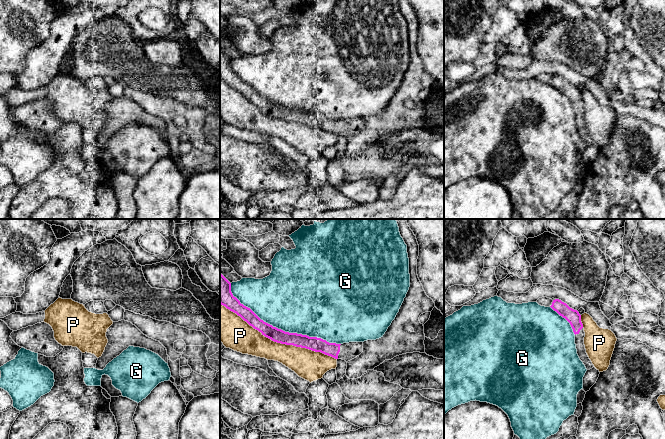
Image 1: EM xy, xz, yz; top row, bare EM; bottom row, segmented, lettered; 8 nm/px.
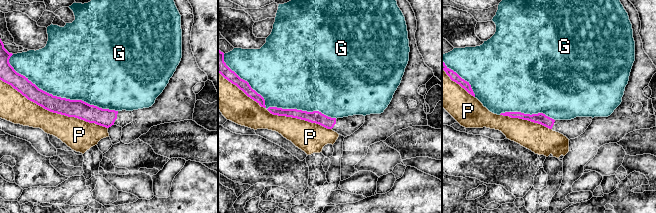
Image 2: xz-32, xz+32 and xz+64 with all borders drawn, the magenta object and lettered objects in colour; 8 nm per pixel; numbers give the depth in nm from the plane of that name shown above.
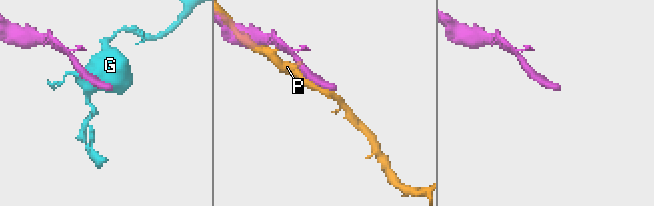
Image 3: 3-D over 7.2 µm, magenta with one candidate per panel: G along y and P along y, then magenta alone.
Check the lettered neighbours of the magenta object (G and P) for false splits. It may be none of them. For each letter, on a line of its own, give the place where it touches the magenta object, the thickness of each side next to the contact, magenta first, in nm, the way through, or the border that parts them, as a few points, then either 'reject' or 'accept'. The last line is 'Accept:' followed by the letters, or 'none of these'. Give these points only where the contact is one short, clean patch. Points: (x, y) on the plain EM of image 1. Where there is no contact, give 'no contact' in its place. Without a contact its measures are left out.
G: contact xz (280, 105); calibres 110 and 500 nm; reject
P: contact xz (278, 118); calibres 110 and 220 nm; reject
Accept: none of these

